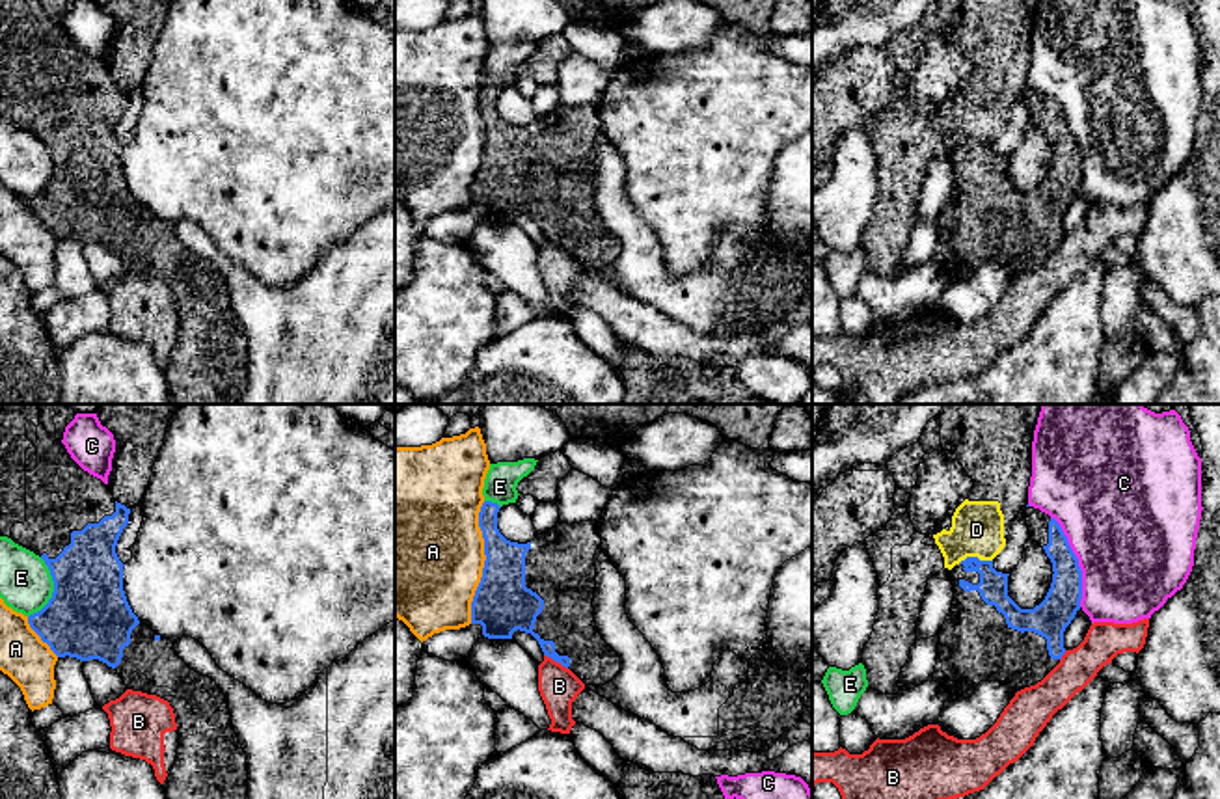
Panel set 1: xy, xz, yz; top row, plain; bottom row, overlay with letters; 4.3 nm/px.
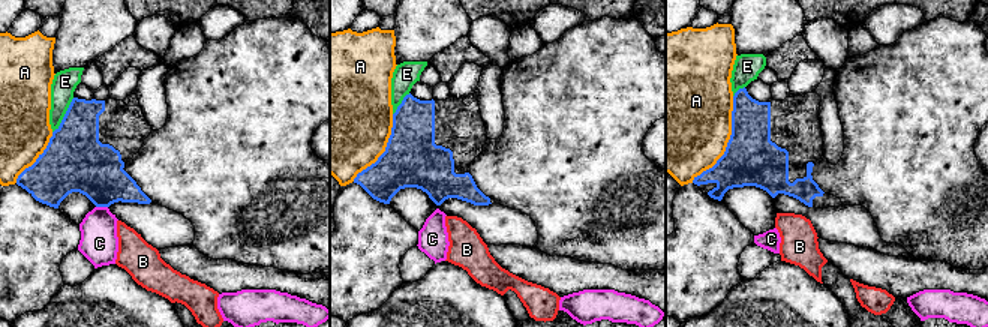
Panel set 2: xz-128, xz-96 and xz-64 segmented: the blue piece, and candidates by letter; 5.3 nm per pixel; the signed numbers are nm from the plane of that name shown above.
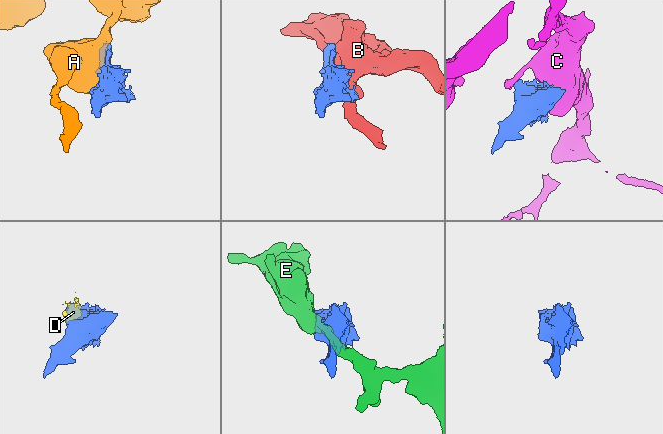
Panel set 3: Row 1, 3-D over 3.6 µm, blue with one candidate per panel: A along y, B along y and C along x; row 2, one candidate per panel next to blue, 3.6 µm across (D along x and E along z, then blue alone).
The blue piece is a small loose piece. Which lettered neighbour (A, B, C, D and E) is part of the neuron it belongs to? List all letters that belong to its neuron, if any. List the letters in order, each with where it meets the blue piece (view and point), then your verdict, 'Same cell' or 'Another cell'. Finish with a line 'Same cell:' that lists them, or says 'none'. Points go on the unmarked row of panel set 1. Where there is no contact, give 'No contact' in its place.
A: Touches blue at xz (485, 146). Another cell
B: Touches blue at xz (555, 243). Another cell
C: Touches blue at yz (1077, 144). Another cell
D: Touches blue at yz (975, 140). Another cell
E: Touches blue at xy (54, 172). Another cell
Same cell: none

